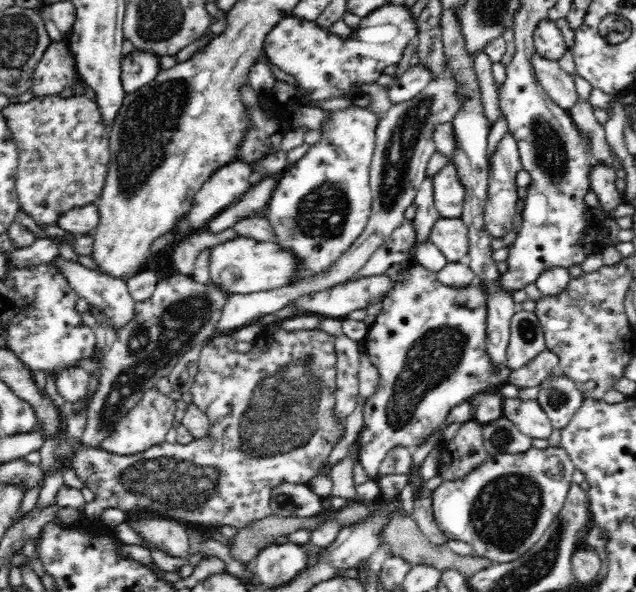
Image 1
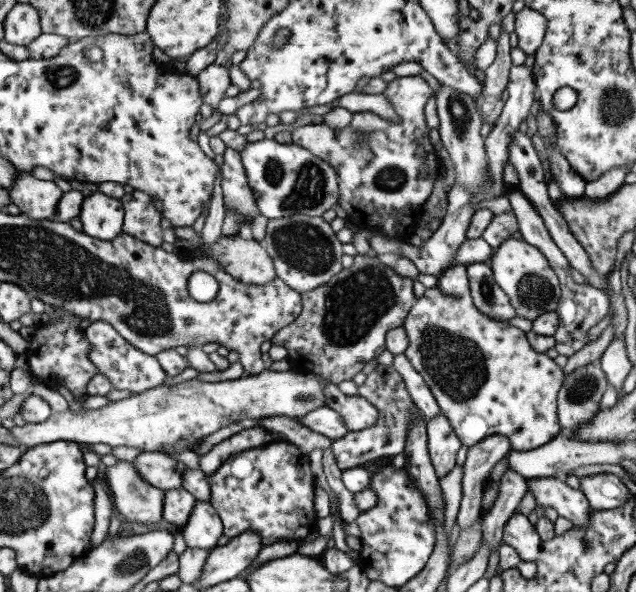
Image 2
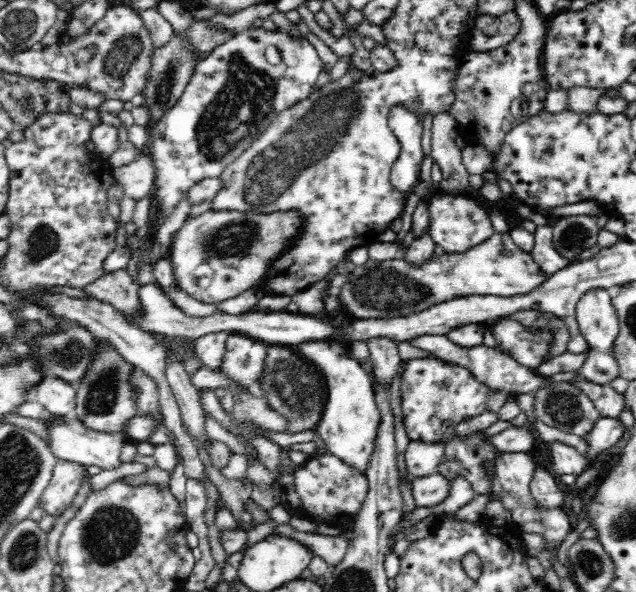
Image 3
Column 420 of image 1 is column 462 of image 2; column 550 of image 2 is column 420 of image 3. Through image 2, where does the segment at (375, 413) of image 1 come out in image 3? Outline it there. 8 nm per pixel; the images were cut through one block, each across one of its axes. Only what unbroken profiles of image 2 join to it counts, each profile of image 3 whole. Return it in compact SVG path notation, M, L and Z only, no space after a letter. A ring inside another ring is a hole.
M434 358L406 361L402 376L401 409L408 437L429 443L442 441L464 417L472 419L487 411L488 390L488 386L475 380L468 368L443 364Z

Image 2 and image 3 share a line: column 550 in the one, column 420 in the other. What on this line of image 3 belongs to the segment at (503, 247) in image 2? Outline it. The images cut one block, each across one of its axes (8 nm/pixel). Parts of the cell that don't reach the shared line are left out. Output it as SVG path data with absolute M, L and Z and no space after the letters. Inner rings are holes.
M494 233L492 238L471 248L467 253L444 253L436 258L431 257L422 266L410 267L403 257L376 263L370 259L361 267L354 267L352 274L342 287L339 296L341 306L353 313L358 319L394 318L420 312L428 306L438 302L446 302L458 296L494 295L499 297L513 297L532 293L542 283L547 281L548 274L544 274L540 265L531 257L531 253L522 250L510 238L509 233Z

